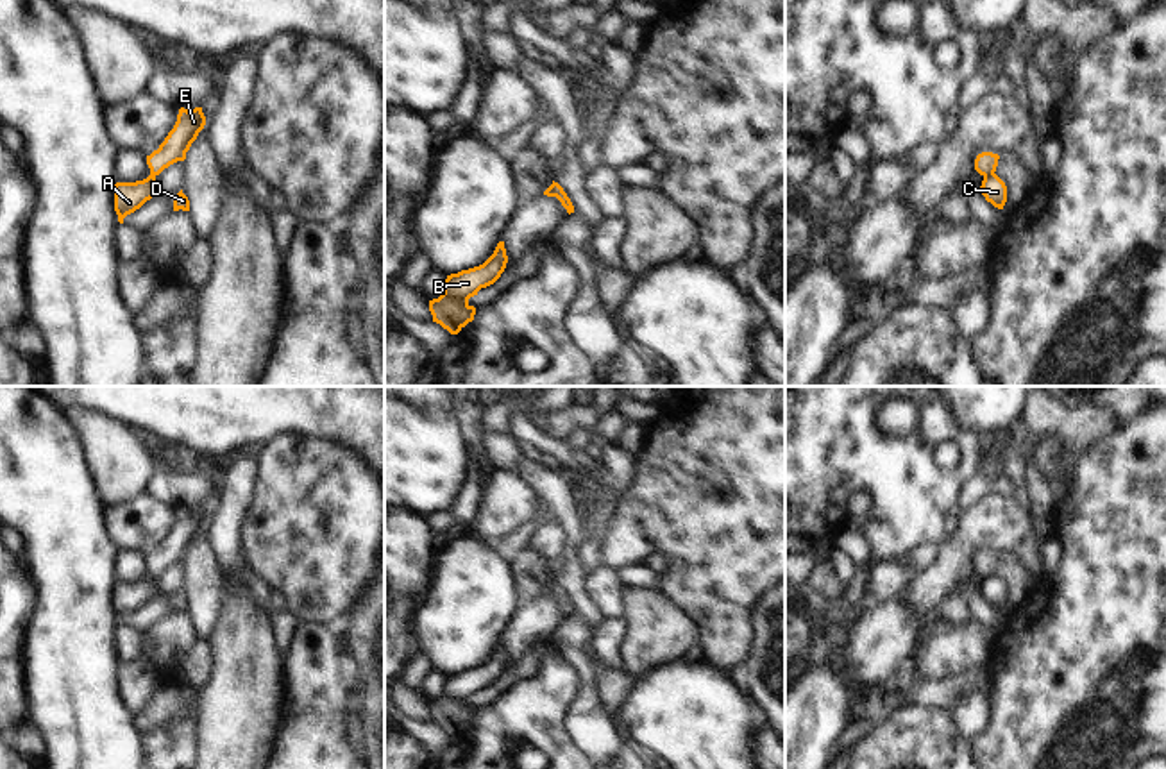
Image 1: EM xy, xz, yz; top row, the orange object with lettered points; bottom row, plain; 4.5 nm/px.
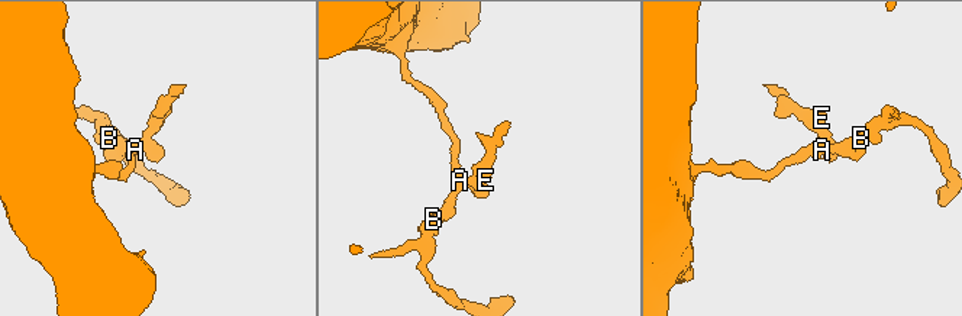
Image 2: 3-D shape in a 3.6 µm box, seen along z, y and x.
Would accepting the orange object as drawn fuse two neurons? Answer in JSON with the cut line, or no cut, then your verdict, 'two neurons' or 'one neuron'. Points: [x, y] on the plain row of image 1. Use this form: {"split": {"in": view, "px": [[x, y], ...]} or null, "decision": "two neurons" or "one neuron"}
{"split": {"in": "yz", "px": [[993, 573], [984, 576]]}, "decision": "two neurons"}

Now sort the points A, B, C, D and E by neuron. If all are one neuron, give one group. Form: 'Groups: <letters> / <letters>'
Groups: A B C D / E

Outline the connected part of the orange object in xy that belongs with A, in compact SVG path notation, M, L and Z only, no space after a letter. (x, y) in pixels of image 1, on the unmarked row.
M148 576L143 581L136 583L116 583L114 585L114 612L118 622L123 624L123 619L136 610L139 610L152 597L161 596L161 588L156 581L156 576Z

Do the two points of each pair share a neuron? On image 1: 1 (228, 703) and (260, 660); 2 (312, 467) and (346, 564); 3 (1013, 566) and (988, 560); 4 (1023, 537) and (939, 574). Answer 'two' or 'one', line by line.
1: one
2: one
3: one
4: one

